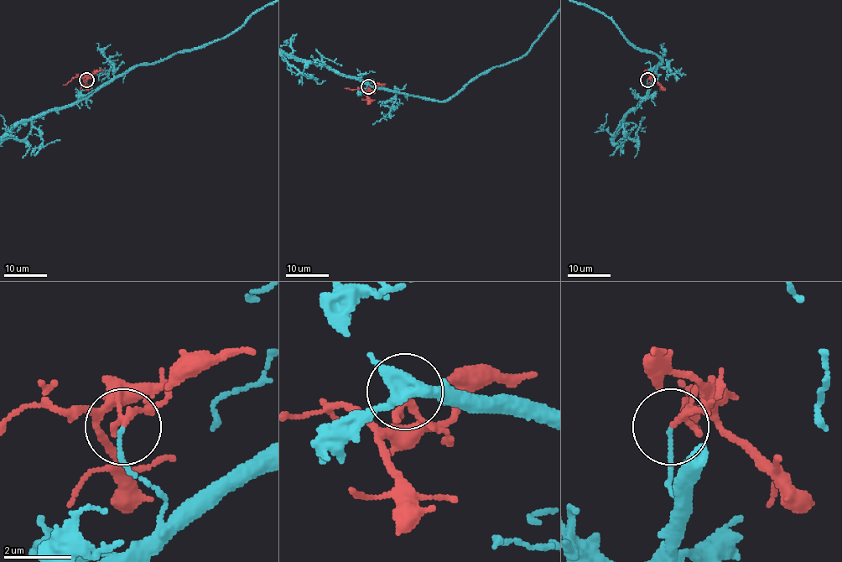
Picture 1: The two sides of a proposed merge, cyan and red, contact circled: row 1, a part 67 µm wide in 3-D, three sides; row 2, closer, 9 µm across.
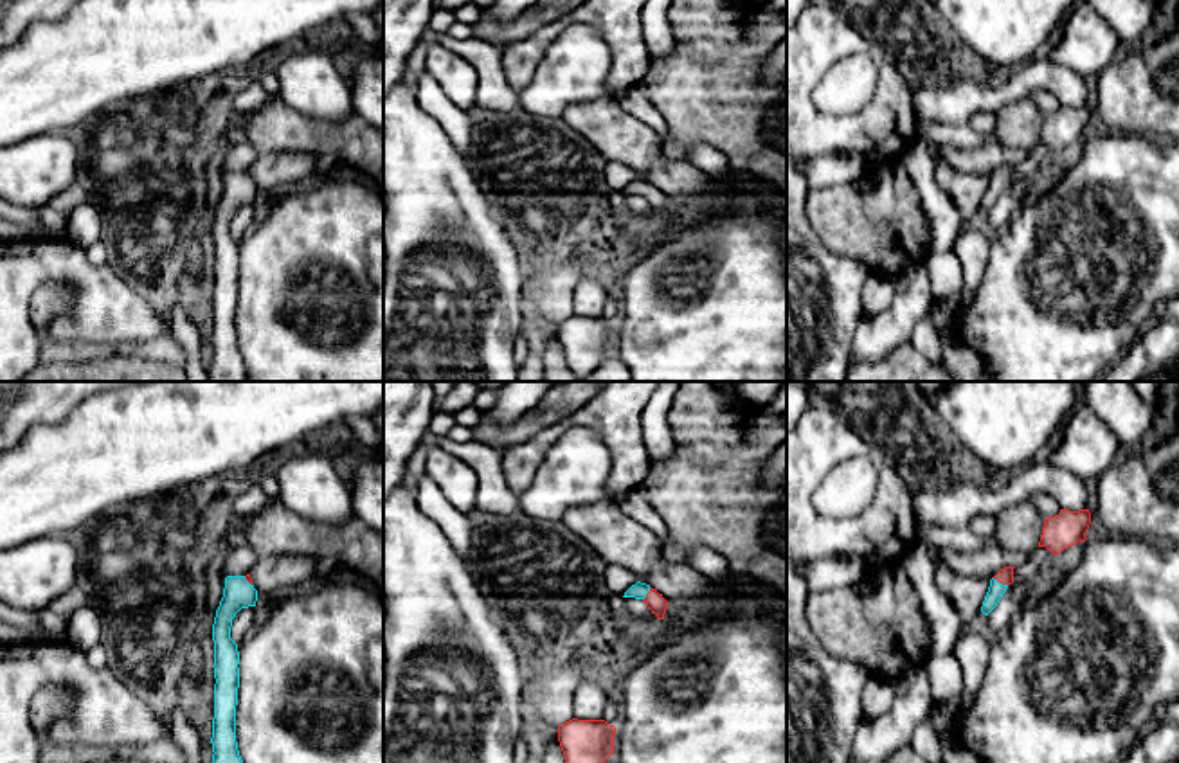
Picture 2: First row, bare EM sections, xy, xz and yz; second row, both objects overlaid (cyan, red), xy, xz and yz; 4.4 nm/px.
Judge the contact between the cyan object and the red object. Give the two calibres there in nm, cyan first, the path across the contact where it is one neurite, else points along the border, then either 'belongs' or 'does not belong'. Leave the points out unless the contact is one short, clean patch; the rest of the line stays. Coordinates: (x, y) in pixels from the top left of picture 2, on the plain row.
70/70 nm | across yz (996, 186), (998, 179), (1005, 173) | belongs

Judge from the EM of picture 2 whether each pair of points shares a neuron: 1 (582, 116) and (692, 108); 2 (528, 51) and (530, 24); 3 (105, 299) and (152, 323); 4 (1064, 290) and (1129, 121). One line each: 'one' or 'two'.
1: two
2: two
3: one
4: two

